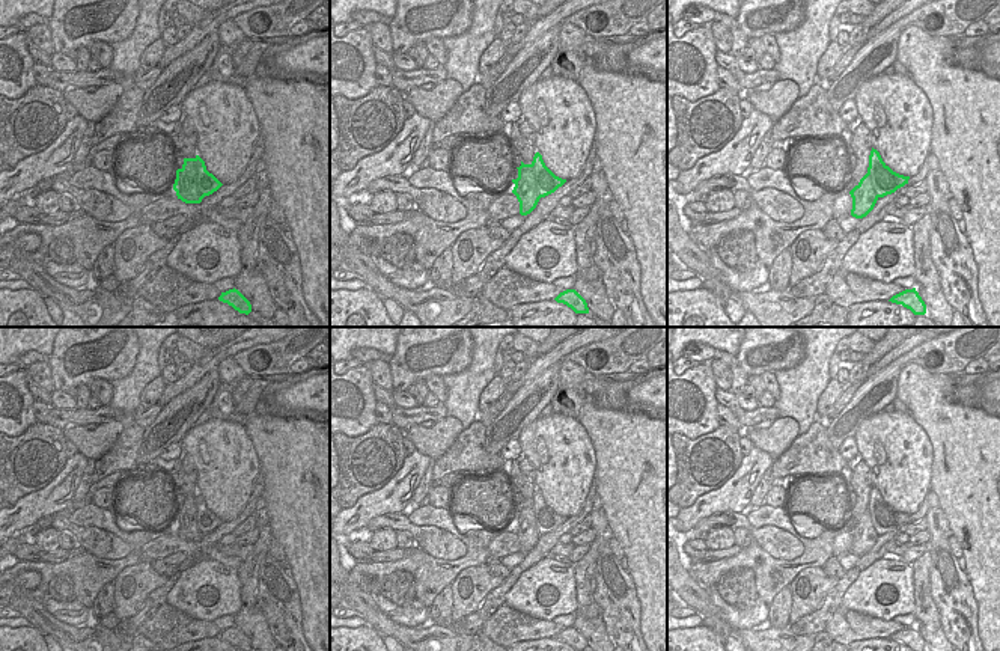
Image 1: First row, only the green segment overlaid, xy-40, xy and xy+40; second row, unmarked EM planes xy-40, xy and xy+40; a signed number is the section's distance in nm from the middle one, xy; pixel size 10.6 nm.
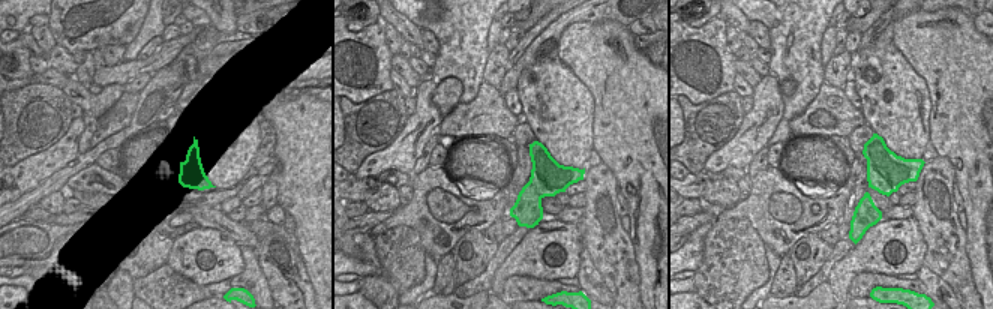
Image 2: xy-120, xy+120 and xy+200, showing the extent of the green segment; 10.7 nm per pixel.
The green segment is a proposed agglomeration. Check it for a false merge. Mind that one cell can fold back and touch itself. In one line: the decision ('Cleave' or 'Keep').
Cleave.

